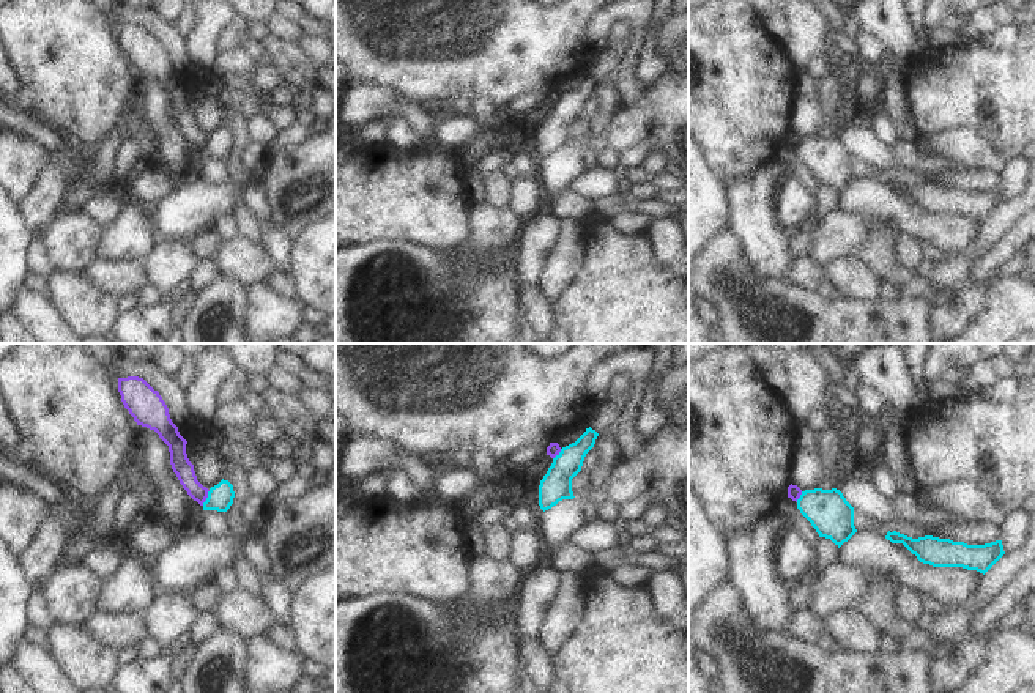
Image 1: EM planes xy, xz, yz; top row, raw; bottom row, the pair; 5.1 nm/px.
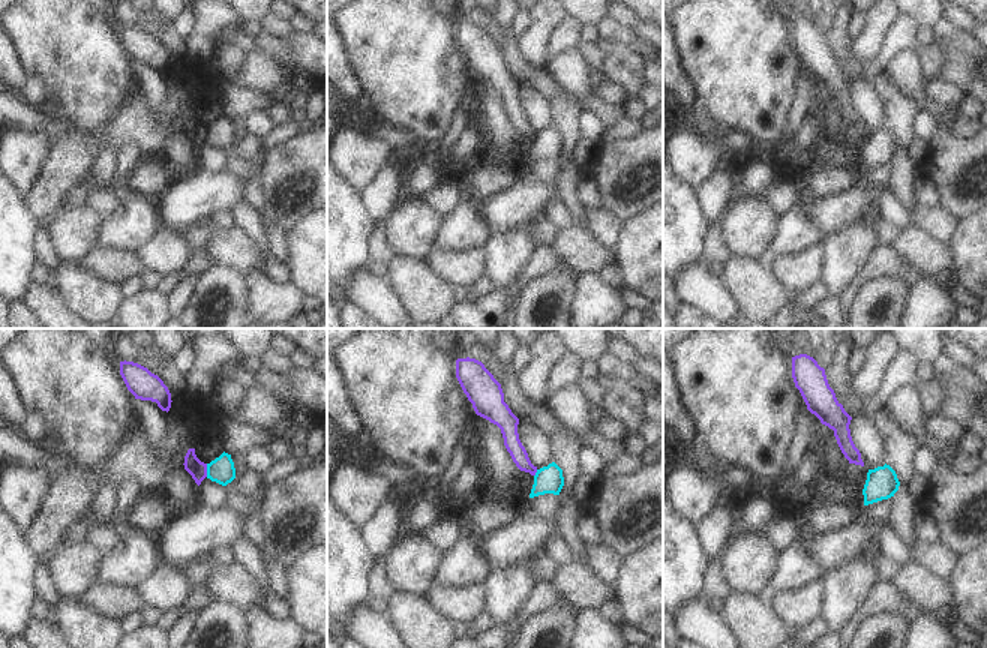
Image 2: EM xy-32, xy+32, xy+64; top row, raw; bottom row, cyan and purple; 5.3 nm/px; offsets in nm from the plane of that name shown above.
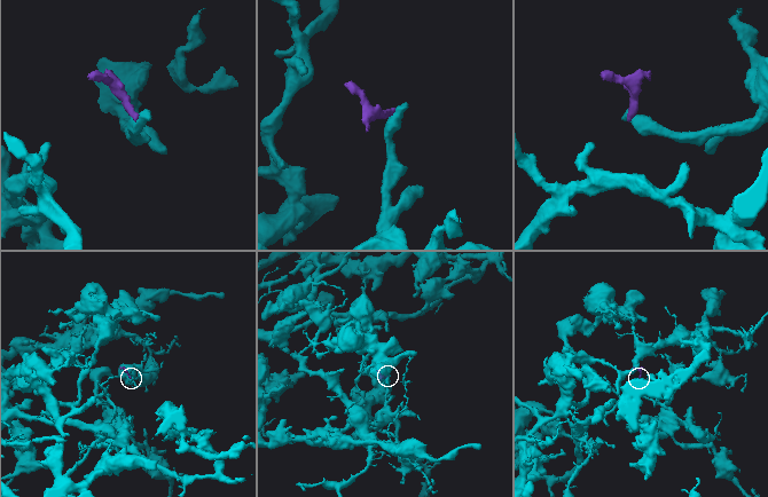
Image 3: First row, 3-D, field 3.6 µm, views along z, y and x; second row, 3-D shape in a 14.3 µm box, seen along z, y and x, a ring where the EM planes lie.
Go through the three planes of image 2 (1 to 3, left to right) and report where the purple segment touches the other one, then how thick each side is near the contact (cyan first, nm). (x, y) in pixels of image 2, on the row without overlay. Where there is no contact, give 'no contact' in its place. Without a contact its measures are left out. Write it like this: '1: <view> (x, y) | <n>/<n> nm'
1: xy-32 (207, 134) | 140/100 nm
2: xy+32 (536, 137) | 150/90 nm
3: no contact

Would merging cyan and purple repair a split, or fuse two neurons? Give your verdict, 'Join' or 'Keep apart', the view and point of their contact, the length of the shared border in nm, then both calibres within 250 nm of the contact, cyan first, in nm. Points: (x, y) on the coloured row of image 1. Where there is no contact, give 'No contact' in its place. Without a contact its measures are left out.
Keep apart. Touches cyan at xy (207, 498). Shared border 90 nm. Thickness 130 nm (cyan) against 100 nm

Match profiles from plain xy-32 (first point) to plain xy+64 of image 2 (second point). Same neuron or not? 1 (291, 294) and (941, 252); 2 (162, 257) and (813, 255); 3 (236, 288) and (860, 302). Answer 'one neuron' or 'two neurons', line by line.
1: two neurons
2: two neurons
3: one neuron

